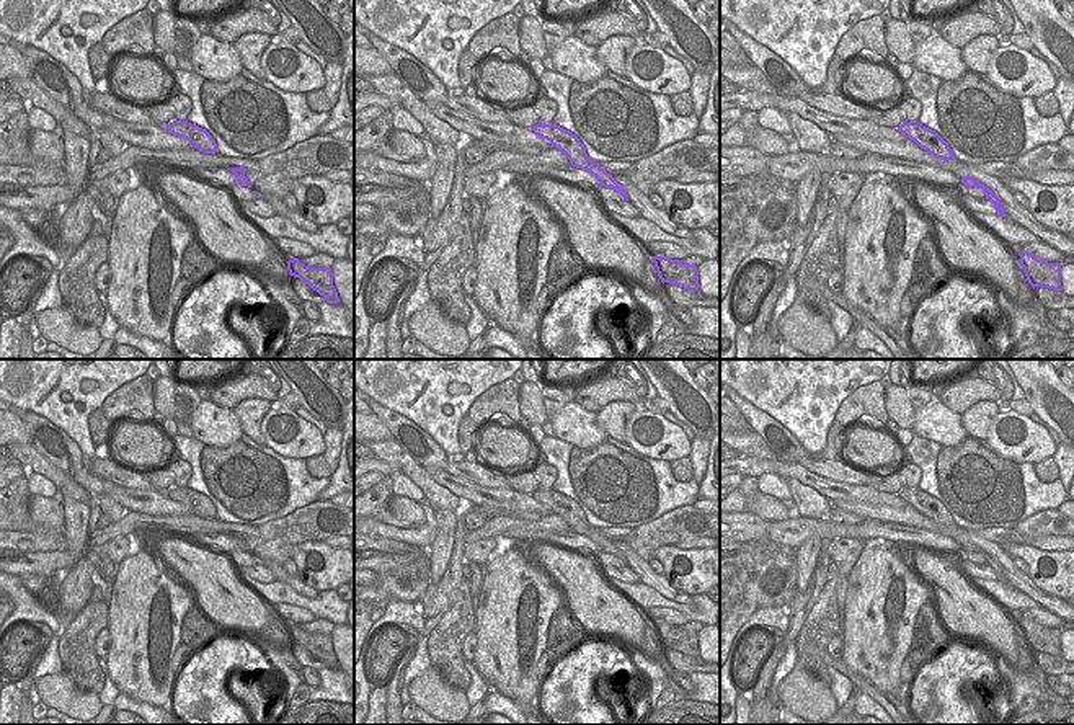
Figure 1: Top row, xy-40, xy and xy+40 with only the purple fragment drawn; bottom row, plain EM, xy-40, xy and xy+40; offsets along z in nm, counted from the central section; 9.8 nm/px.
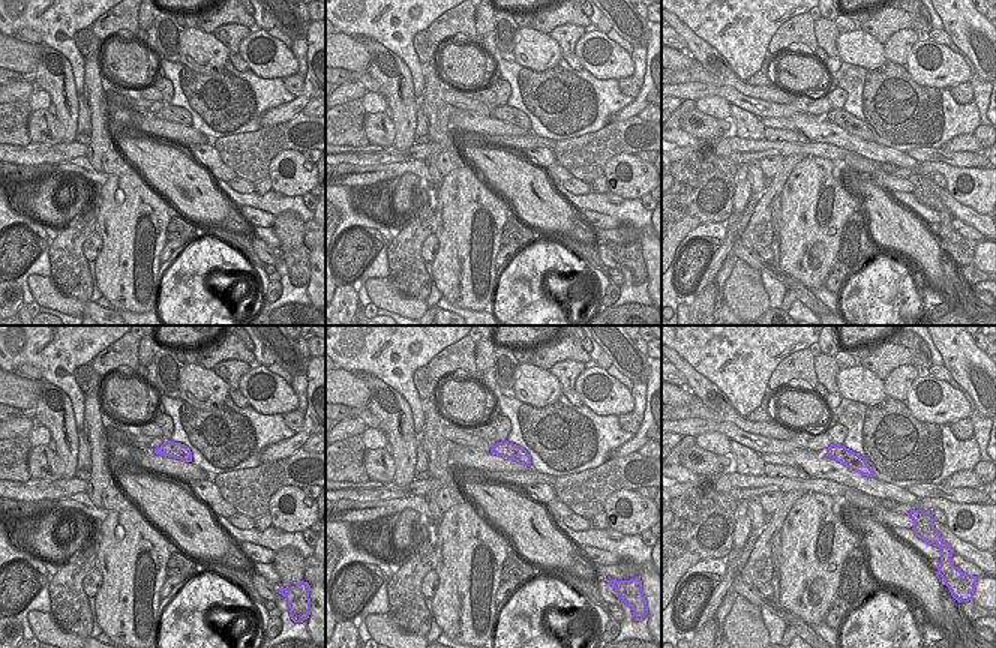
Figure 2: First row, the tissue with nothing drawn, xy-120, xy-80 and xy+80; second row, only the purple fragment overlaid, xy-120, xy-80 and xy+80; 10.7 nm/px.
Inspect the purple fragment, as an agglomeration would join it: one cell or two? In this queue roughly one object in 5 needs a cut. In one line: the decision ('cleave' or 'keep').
keep

